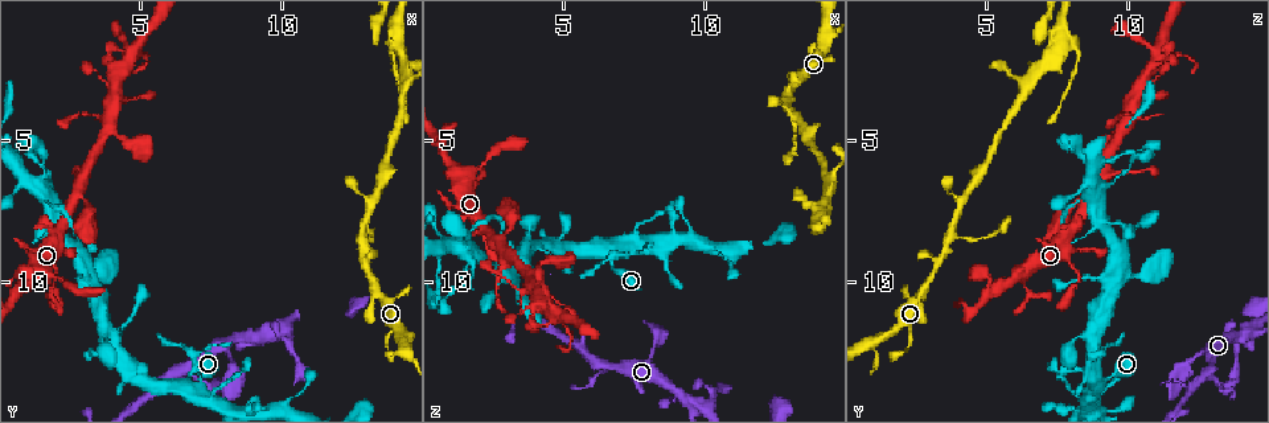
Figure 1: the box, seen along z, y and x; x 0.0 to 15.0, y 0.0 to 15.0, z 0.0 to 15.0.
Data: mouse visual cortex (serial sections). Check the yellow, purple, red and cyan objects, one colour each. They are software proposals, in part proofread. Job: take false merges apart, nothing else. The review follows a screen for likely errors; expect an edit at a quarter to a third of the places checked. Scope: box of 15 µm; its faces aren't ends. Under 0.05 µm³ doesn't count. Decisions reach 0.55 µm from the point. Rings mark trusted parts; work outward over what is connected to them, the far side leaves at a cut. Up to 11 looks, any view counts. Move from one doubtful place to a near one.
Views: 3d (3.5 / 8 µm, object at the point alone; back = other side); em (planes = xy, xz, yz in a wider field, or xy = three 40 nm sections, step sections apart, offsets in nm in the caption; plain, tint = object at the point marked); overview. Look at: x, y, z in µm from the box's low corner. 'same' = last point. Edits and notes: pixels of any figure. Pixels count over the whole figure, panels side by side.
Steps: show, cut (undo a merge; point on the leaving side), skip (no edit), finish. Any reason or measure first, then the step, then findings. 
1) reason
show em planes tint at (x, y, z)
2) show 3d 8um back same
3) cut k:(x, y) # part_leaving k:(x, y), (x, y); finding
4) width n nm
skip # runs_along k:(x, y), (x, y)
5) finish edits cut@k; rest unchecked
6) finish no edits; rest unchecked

four-way junction
show 3d 3.5um at (6.6, 13.6, 9.0)

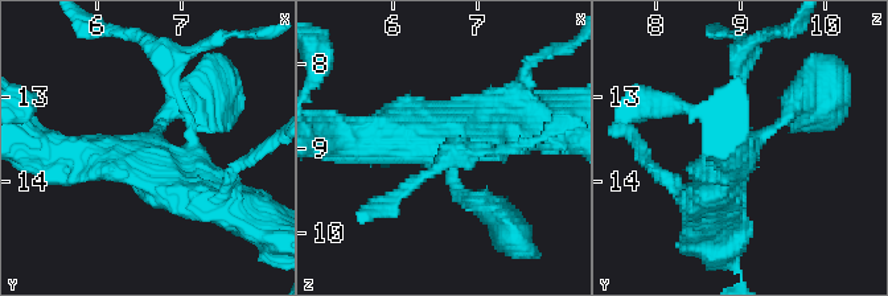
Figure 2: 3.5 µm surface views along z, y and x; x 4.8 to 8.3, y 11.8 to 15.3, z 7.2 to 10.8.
arms 4; arm_widths 150, 250, 450, 500 nm
show em xy step 2 tint same

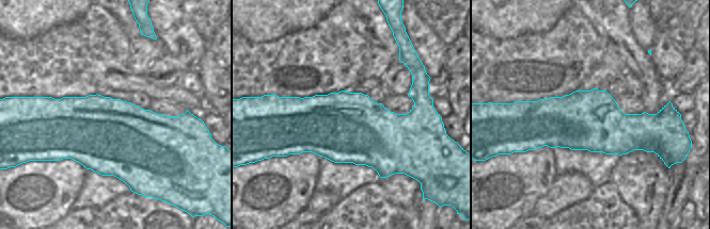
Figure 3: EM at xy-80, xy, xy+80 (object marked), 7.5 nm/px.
cut it another way
show em xy step 3 tint same

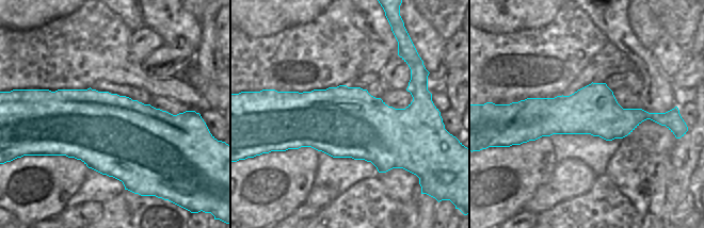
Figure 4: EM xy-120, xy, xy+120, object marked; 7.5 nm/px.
skip # runs_along 4:(520, 110), (536, 115), (657, 119); all the same cell

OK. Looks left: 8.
abrupt turn
show 3d 3.5um at (6.7, 13.0, 13.0)

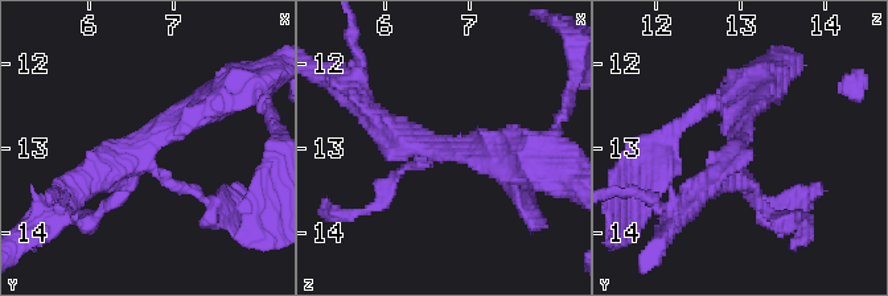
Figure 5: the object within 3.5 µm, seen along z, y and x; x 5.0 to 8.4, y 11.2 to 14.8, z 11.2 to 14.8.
show em planes tint at (6.65, 13.05, 12.95)

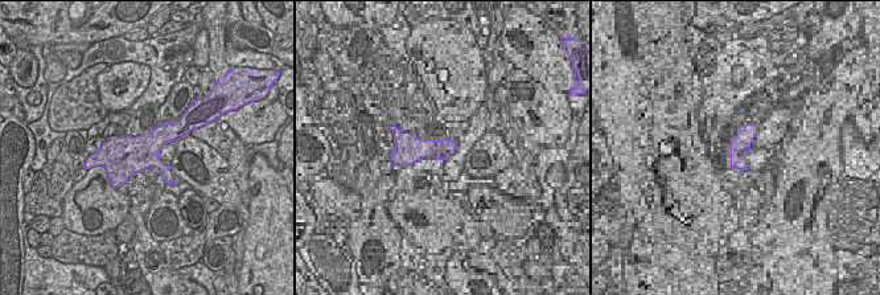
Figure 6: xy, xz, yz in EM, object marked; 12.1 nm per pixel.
skip # runs_along 5:(212, 106), (70, 190); all the same cell

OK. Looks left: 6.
thin neck
show 3d 3.5um at (2.0, 7.3, 7.9)

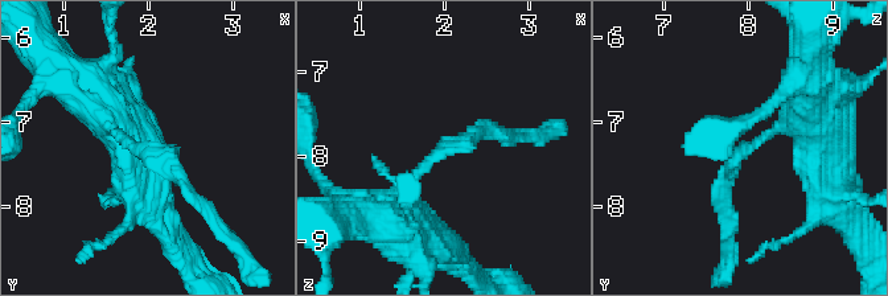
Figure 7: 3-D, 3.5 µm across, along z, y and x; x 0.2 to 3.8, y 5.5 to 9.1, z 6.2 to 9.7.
now the EM
show em xy step 3 tint at (1.90, 7.25, 8.05)

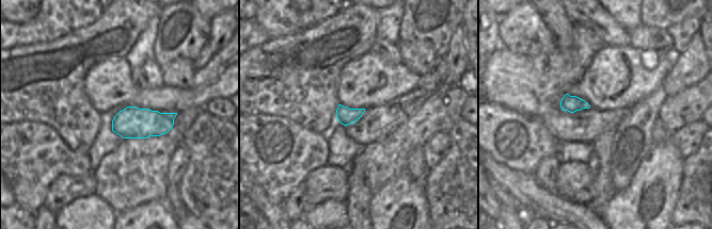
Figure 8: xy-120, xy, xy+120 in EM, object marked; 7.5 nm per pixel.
skip # runs_along 7:(406, 222), (414, 175), (496, 131); all the same cell

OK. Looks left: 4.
sharp bend
show 3d 8um back at (14.0, 1.8, 8.3)

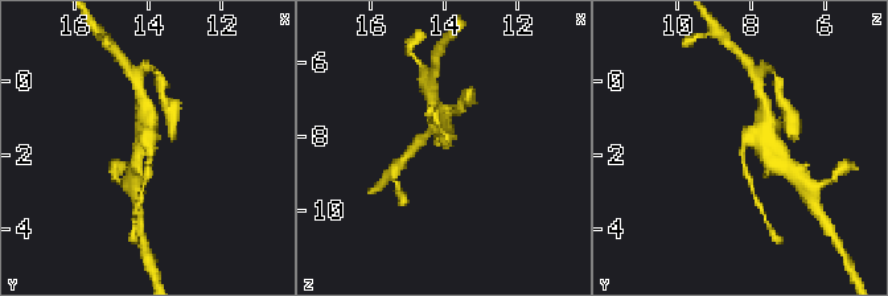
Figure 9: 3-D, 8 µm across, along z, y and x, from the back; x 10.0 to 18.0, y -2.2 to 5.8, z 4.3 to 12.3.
now the EM
show em xy step 1 tint at (13.9, 1.9, 8.3)

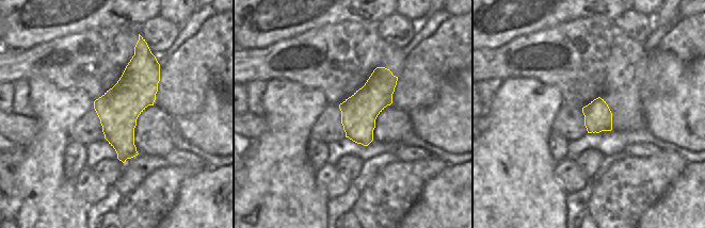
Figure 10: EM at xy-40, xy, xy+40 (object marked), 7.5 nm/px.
arm_widths 200, 350 nm
cut 9:(749, 179) # part_leaving 9:(741, 156), (751, 192), (760, 208); two cells meet here

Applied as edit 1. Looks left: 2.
finish edits cut@9; rest unchecked

